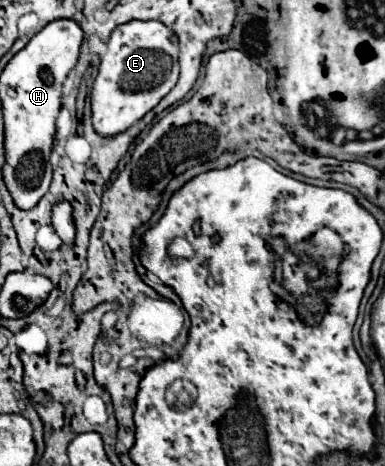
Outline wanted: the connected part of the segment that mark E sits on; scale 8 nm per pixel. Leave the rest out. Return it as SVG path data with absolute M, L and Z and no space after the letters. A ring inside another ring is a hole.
M130 20L114 28L92 86L92 124L102 136L124 132L150 112L178 80L178 38L160 20Z

